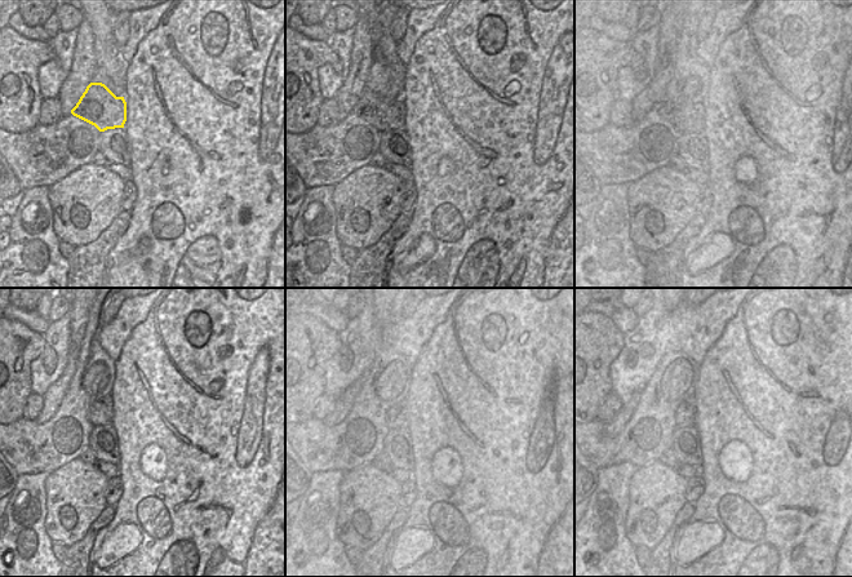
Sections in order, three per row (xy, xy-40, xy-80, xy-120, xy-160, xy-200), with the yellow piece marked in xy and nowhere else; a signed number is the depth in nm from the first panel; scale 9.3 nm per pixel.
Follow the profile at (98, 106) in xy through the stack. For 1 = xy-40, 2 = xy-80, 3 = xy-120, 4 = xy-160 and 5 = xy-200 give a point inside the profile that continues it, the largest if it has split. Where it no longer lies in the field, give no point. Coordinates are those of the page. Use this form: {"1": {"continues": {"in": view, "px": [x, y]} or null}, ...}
{"1": {"continues": {"in": "xy-40", "px": [395, 116]}}, "2": {"continues": {"in": "xy-80", "px": [688, 120]}}, "3": {"continues": {"in": "xy-120", "px": [107, 415]}}, "4": {"continues": {"in": "xy-160", "px": [396, 416]}}, "5": {"continues": {"in": "xy-200", "px": [686, 415]}}}

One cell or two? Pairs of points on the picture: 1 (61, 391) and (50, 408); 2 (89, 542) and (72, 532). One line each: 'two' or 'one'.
1: one
2: two

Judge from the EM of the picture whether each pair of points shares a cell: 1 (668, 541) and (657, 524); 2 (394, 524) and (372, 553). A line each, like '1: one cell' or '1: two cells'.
1: two cells
2: one cell

